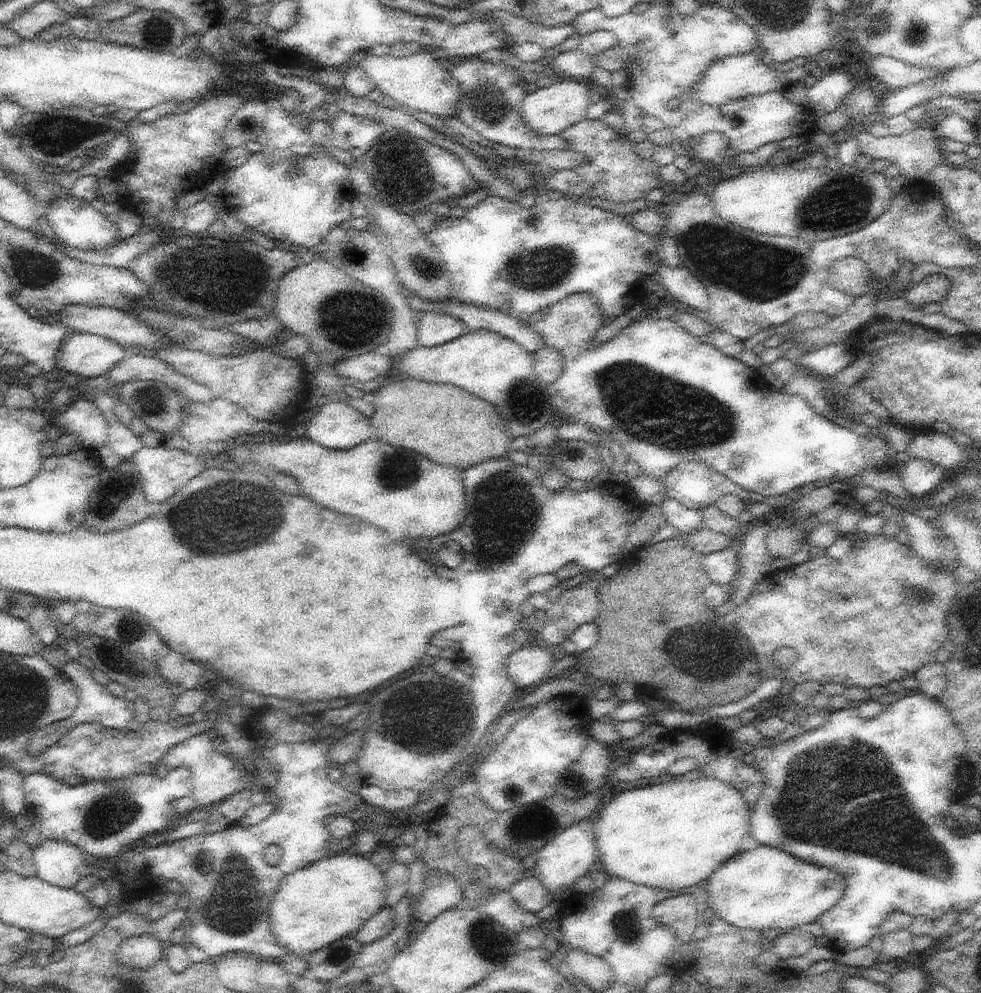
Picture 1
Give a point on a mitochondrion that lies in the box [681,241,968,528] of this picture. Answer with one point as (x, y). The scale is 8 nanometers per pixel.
(839, 403)

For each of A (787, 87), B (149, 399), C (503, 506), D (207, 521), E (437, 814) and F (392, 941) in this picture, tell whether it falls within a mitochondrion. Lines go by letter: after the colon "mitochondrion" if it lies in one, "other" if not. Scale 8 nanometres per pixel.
A: other
B: mitochondrion
C: mitochondrion
D: mitochondrion
E: other
F: other

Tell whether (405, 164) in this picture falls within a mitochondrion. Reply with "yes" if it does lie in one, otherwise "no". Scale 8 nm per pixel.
yes

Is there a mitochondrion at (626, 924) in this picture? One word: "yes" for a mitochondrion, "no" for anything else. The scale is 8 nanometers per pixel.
yes

